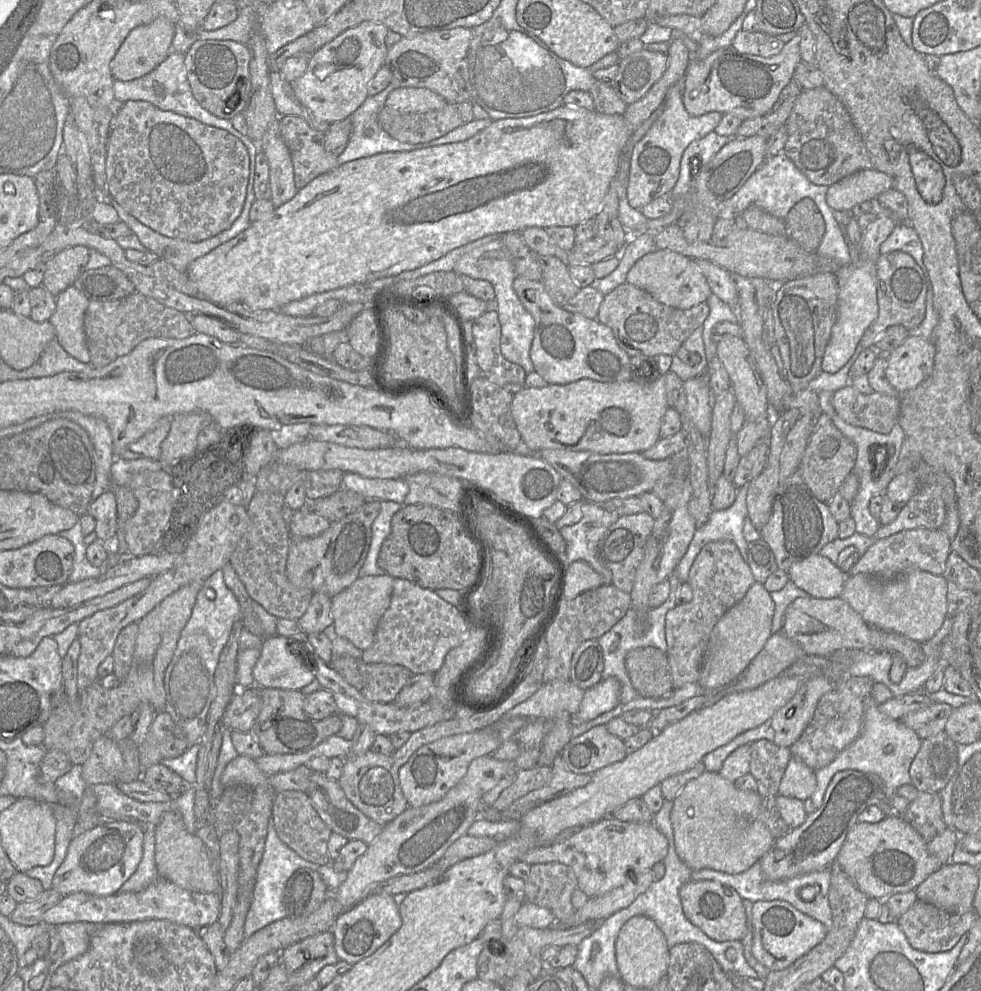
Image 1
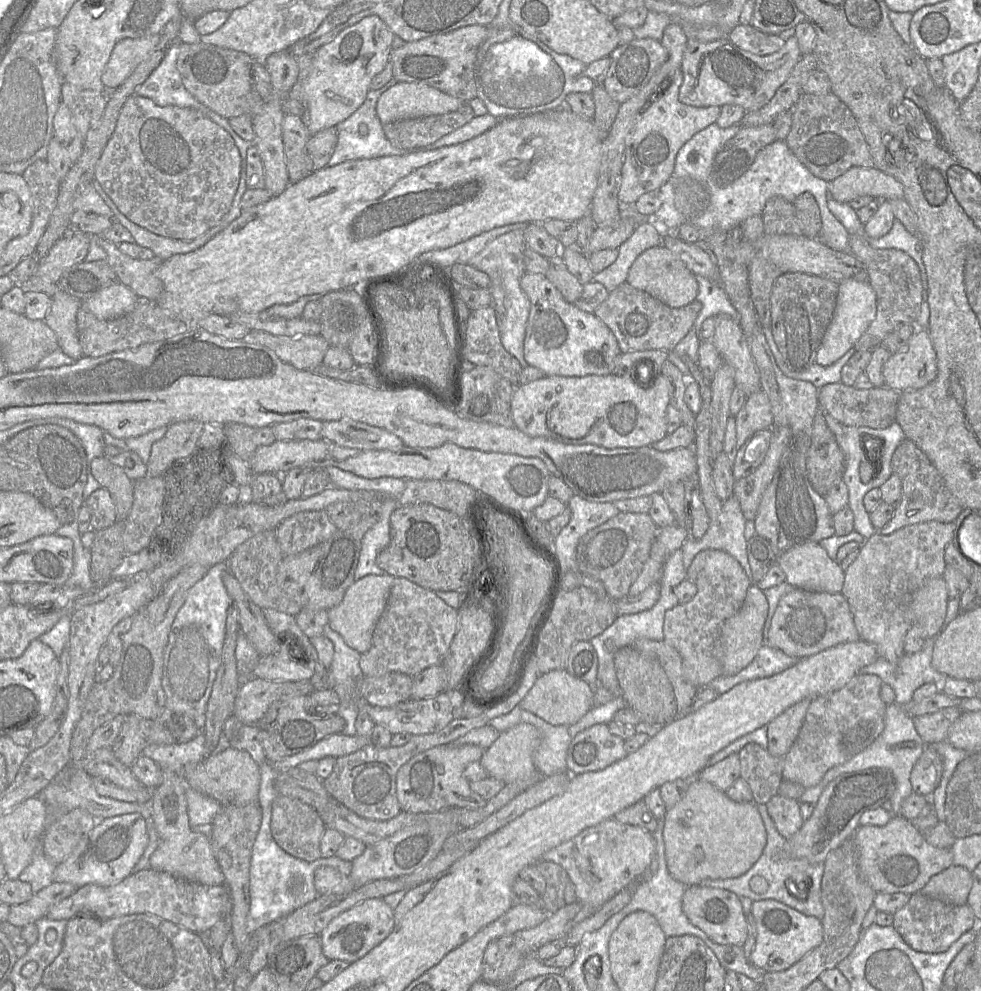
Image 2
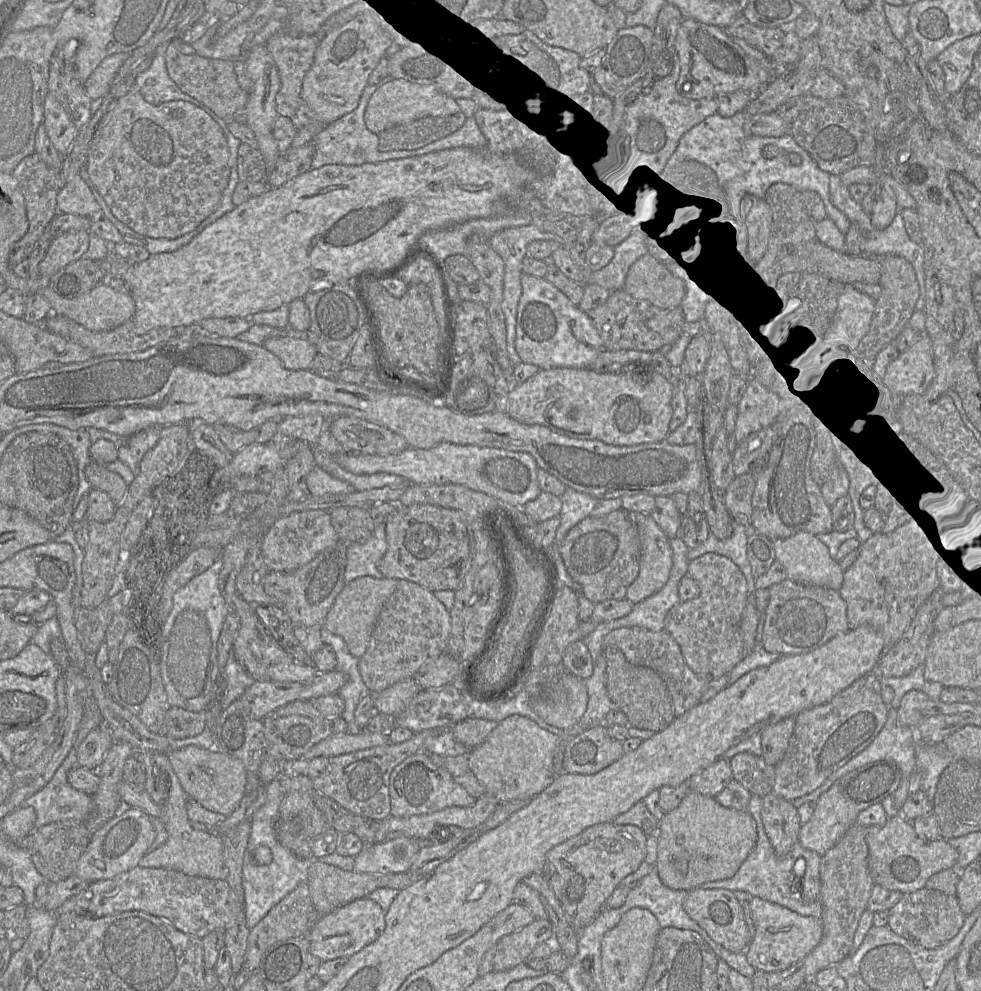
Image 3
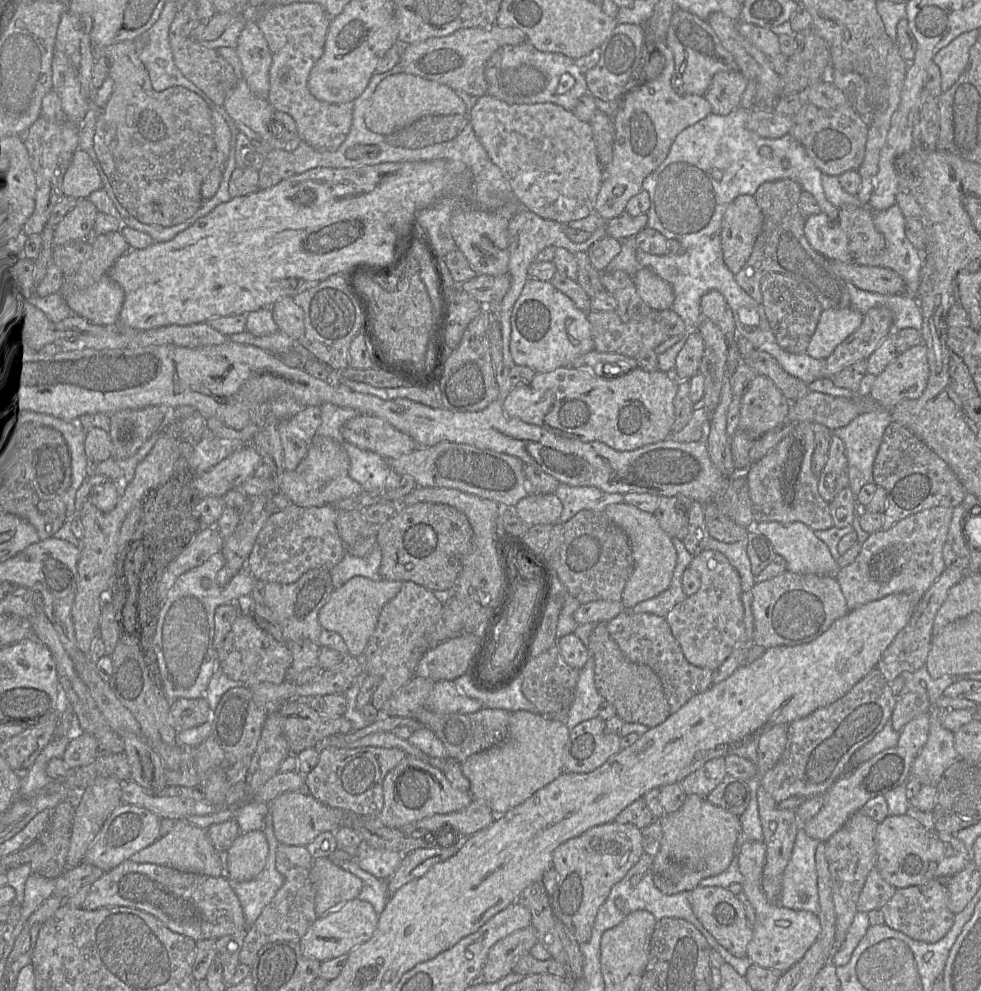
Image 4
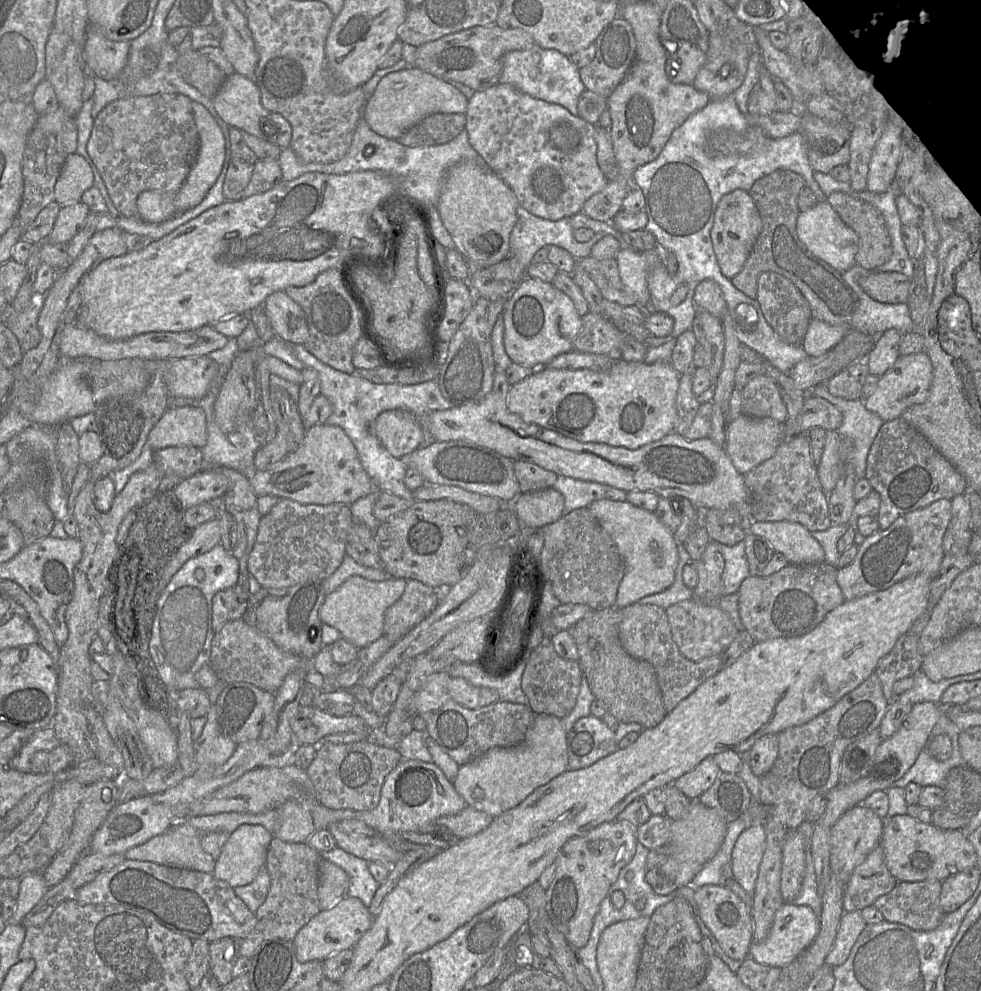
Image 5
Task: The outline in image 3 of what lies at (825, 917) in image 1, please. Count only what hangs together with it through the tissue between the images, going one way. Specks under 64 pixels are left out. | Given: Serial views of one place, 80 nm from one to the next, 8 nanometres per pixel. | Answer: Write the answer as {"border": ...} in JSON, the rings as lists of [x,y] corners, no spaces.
{"border":[[[751,794],[746,811],[756,822],[757,842],[748,858],[740,866],[737,873],[730,879],[704,883],[704,889],[727,889],[732,892],[744,891],[786,907],[802,916],[821,918],[822,904],[820,897],[820,864],[821,856],[804,848],[799,842],[785,856],[777,856],[765,832],[762,817],[762,798]]]}

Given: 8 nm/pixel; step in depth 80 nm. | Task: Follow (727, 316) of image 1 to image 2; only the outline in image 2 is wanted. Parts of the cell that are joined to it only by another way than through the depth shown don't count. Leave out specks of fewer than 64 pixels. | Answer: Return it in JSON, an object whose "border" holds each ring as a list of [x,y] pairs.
{"border":[[[696,275],[696,280],[698,283],[696,301],[701,303],[702,308],[695,320],[693,329],[699,331],[707,318],[714,318],[718,314],[726,314],[740,325],[740,315],[722,285],[700,275]]]}

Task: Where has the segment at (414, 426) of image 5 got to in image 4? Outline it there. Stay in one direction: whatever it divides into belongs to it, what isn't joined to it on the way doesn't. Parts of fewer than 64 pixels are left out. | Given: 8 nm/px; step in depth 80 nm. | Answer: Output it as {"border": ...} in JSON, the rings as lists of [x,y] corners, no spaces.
{"border":[[[360,414],[346,421],[341,432],[345,441],[385,459],[399,458],[418,447],[410,436],[377,416]]]}

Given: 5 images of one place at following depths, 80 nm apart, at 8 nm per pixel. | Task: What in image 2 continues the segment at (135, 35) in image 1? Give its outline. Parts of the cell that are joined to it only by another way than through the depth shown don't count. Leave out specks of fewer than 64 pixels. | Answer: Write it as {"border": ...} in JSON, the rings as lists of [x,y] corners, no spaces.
{"border":[[[160,34],[142,38],[125,38],[114,47],[102,75],[107,91],[118,88],[154,52],[160,42]]]}

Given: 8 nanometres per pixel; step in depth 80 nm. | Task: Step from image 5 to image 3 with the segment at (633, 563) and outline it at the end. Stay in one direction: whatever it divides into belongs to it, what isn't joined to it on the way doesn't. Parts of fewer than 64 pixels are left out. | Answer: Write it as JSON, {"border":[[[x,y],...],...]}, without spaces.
{"border":[[[628,514],[637,526],[640,540],[639,573],[626,592],[626,599],[635,605],[666,584],[672,568],[672,550],[670,540],[651,515]]]}

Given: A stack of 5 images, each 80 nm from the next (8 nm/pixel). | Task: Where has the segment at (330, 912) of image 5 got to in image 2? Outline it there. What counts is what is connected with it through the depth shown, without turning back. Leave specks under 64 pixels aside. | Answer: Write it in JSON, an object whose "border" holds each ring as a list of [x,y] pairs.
{"border":[[[367,899],[335,917],[320,933],[323,954],[331,960],[352,963],[365,956],[393,931],[394,910],[382,899]]]}

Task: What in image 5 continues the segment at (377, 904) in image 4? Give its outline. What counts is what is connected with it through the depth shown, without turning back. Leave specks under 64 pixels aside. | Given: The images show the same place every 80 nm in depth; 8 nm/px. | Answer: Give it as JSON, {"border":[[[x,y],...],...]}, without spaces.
{"border":[[[336,846],[334,849],[319,853],[335,865],[341,867],[349,876],[349,887],[346,896],[360,899],[369,907],[380,884],[374,879],[368,868],[368,862]]]}

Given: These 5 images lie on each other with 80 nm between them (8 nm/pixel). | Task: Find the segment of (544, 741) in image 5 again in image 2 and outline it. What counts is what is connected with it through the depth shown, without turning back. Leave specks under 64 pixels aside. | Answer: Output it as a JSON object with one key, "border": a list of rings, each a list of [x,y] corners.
{"border":[[[520,723],[504,732],[479,760],[489,777],[505,784],[537,776],[533,753],[541,740],[539,730],[531,724]]]}

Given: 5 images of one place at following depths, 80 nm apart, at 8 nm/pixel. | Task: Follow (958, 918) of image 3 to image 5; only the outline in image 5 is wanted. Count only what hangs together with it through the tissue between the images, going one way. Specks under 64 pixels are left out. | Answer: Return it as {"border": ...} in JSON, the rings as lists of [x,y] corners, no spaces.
{"border":[[[939,880],[898,882],[888,894],[879,897],[873,906],[888,922],[899,923],[916,931],[931,931],[941,924],[946,915],[939,904],[941,888],[942,881]]]}

